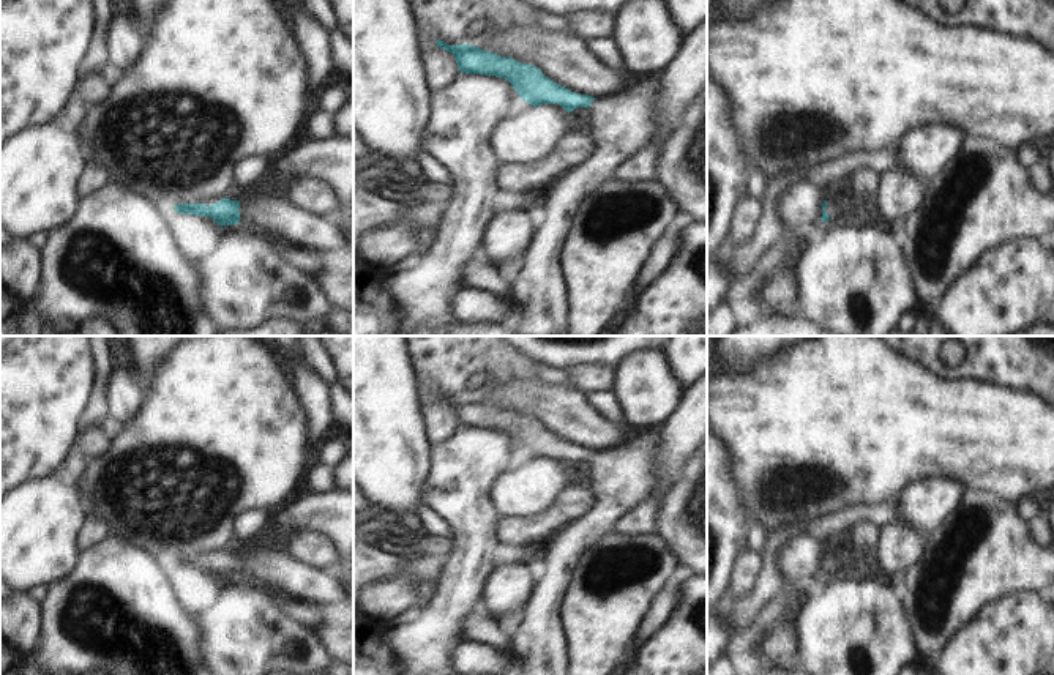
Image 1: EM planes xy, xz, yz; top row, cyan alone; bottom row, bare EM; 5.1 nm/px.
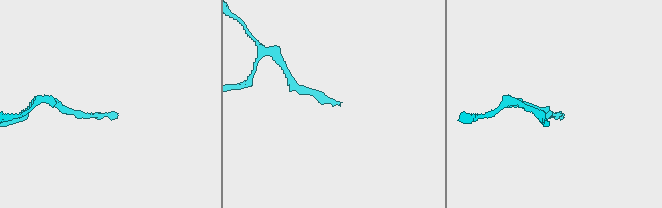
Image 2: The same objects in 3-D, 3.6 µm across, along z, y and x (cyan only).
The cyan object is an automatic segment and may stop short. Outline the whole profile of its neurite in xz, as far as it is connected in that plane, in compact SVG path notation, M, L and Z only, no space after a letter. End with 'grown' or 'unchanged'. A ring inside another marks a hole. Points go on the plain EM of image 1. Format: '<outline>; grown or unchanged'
M440 393L435 397L454 408L459 426L503 431L513 438L521 453L533 461L560 457L568 467L577 461L589 464L589 487L593 495L593 505L584 516L566 520L551 539L546 539L543 555L546 569L541 579L533 584L533 591L521 610L513 634L508 637L510 647L506 648L508 654L518 664L518 670L513 675L565 675L566 647L562 628L559 626L560 602L568 591L581 557L592 550L598 541L612 535L619 519L639 506L653 490L652 456L656 446L658 429L641 429L623 445L596 453L589 448L577 448L546 431L540 421L519 416L511 410L500 410L470 397L450 399Z; grown

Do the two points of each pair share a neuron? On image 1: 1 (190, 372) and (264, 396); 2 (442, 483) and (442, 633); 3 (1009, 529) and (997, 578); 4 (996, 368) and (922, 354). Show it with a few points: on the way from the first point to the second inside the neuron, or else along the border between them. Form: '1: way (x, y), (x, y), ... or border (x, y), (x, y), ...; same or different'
1: way (209, 391), (213, 396), (245, 396); same
2: way (464, 521), (464, 574), (456, 595); same
3: way (997, 541), (997, 565); same
4: way (977, 368), (961, 372), (944, 372), (941, 369); same

